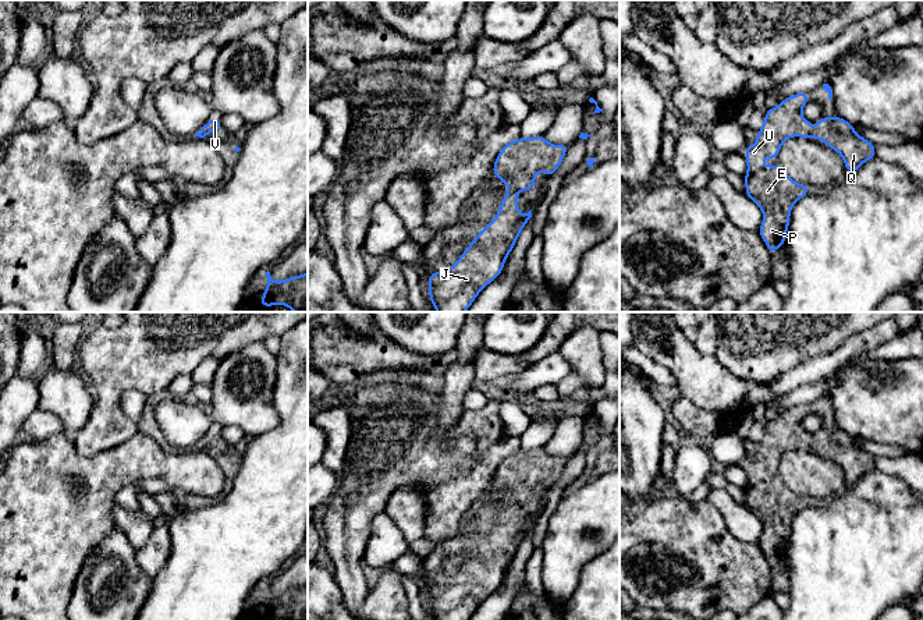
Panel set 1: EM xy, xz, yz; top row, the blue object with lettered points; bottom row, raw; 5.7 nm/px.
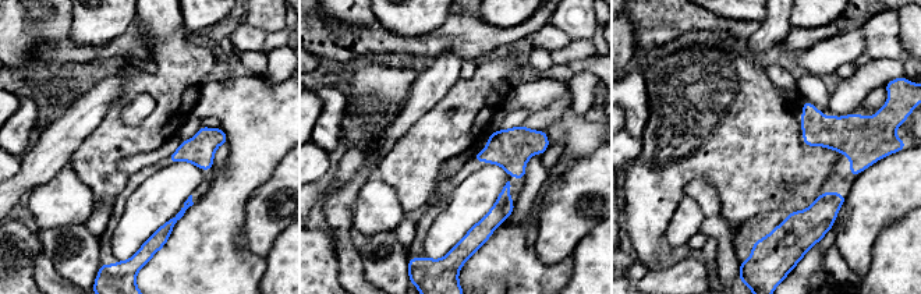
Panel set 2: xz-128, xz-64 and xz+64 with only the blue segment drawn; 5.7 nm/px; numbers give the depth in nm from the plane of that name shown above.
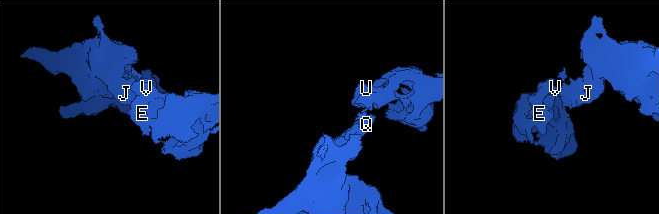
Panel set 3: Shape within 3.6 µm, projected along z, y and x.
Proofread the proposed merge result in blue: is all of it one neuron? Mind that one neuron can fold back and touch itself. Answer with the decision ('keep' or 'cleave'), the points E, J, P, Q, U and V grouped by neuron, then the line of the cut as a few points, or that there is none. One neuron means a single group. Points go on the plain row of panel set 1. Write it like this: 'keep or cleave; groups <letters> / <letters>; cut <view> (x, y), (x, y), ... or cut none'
keep; groups E J P Q U V; cut none

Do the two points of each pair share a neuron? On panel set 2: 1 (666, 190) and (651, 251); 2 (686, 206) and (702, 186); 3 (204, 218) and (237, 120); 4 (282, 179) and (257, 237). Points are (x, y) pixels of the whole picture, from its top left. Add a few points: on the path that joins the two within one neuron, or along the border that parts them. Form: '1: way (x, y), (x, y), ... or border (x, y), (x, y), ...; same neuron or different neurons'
1: way (651, 205), (651, 236); same neuron
2: border (684, 192), (700, 206), (705, 216); different neurons
3: way (227, 194), (240, 179), (240, 144); same neuron
4: way (268, 192), (261, 199), (261, 223); same neuron

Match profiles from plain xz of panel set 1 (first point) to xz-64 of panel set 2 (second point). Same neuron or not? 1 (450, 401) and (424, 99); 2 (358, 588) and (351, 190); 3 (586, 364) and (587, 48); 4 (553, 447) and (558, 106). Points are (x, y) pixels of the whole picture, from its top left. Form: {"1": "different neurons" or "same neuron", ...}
{"1": "same neuron", "2": "same neuron", "3": "different neurons", "4": "same neuron"}

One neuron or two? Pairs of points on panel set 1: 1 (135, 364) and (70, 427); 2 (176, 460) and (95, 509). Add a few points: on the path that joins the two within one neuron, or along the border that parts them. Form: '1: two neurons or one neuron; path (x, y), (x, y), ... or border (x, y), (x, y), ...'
1: two neurons; border (95, 403), (88, 421), (75, 432)
2: one neuron; path (153, 463), (132, 463), (109, 486)

